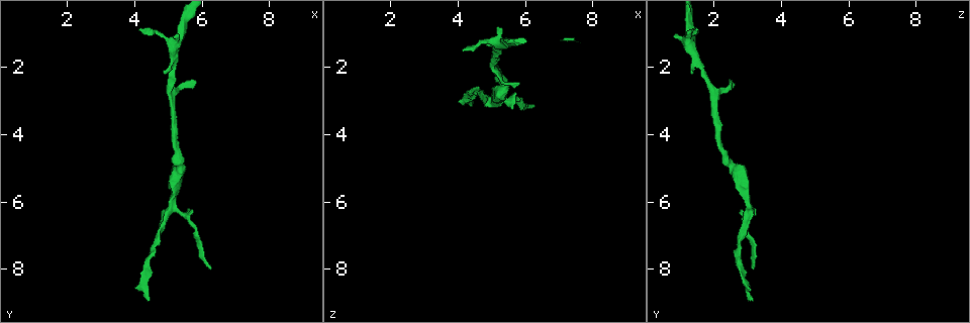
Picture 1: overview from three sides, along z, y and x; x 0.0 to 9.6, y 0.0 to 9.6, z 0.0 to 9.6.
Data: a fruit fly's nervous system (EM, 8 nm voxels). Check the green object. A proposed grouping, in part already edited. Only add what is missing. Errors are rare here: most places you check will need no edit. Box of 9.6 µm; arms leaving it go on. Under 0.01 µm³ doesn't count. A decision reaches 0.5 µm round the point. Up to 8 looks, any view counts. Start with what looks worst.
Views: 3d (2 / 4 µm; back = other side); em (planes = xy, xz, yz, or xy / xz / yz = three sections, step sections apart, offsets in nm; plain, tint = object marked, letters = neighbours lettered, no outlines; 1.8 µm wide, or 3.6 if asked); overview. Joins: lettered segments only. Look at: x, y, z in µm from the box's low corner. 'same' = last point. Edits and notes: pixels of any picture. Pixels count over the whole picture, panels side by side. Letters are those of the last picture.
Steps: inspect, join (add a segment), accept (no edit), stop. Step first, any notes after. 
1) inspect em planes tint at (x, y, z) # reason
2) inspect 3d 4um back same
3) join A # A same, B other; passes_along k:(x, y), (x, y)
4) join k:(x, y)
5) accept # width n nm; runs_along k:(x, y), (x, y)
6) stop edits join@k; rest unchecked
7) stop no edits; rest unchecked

inspect 3d 4um at (5.05, 6.15, 3.05) # sudden change in width

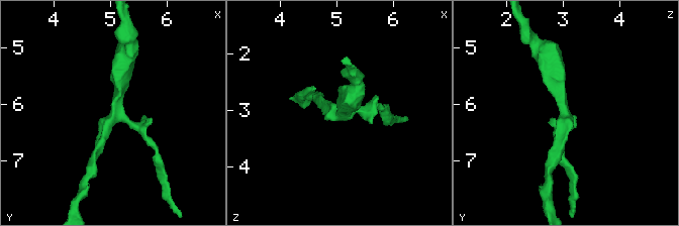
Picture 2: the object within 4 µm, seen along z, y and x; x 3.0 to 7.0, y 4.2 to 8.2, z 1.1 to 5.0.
inspect em planes plain at (5.05, 6.25, 3.10)

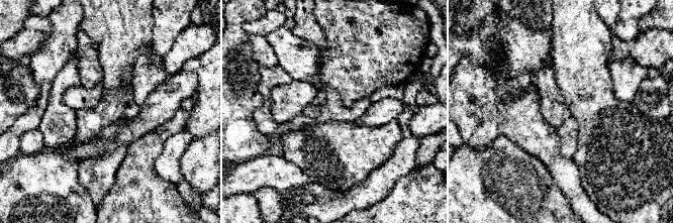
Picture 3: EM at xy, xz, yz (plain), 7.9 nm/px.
inspect em planes letters same

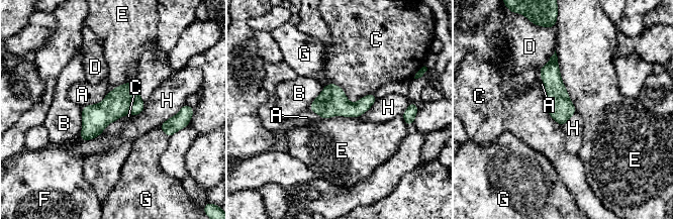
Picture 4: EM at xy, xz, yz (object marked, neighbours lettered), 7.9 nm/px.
accept # A other, B other, C other, D other, E other, F other, G other, H other; arms 3; border 4:(555, 50), (560, 77), (577, 111); no lettered segment goes on from it

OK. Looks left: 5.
inspect em planes tint at (5.05, 2.90, 2.00) # a fork

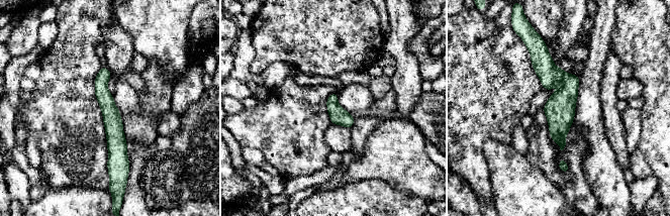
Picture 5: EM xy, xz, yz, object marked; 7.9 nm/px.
inspect em planes letters same # what lies round it

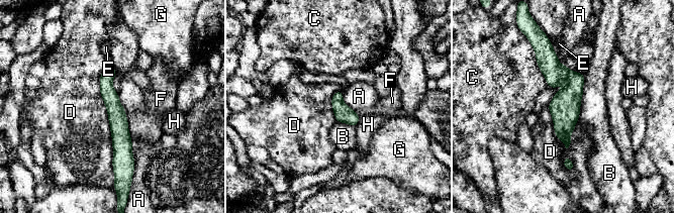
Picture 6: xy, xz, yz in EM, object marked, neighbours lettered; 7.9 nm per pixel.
accept # A other, B other, C other, D other, E other, F other, G other, H other; border 6:(106, 64), (99, 93), (114, 177); none of them fits

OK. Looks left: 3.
inspect 3d 2um at (4.10, 0.85, 1.55)

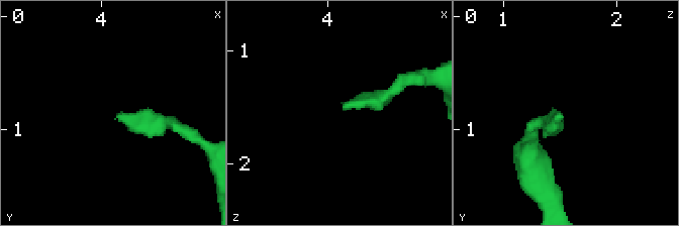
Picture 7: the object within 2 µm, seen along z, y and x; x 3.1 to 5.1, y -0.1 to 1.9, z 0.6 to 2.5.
inspect em xz step 16 letters at (4.16, 0.90, 1.52)

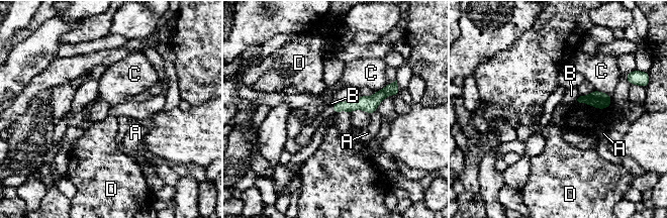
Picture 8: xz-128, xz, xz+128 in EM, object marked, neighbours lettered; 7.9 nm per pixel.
accept # A other, B other, C other, D other; runs_along 8:(392, 92), (371, 103), (335, 108); no lettered segment goes on from it

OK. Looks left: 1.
stop no edits; rest unchecked

